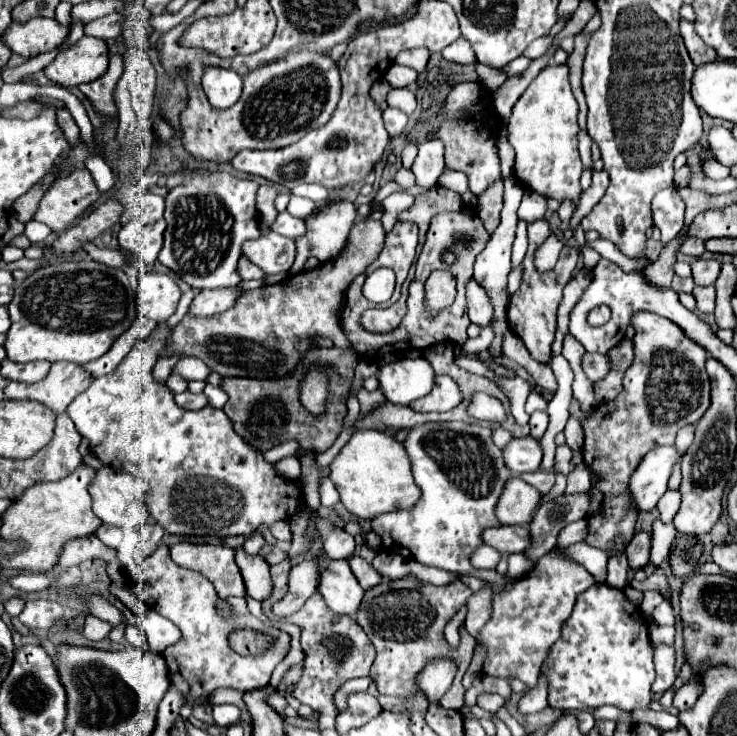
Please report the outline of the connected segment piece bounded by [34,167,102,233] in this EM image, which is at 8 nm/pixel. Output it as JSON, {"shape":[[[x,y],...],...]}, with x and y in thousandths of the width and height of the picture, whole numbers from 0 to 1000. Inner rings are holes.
{"shape":[[[117,227],[100,230],[92,240],[76,246],[76,251],[62,260],[46,298],[62,303],[73,317],[81,317],[98,308],[100,298],[133,273],[136,265],[125,235]]]}

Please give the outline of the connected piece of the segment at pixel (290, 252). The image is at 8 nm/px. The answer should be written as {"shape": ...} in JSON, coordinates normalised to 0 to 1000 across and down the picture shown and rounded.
{"shape":[[[364,317],[350,325],[334,327],[328,333],[328,344],[342,357],[347,357],[361,374],[388,371],[399,357],[402,333],[399,325],[383,322],[377,317]]]}

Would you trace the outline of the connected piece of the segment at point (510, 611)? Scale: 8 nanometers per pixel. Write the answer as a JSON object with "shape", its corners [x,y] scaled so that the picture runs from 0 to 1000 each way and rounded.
{"shape":[[[752,751],[738,754],[727,773],[714,781],[711,787],[706,787],[692,803],[670,808],[670,833],[668,841],[659,846],[659,852],[646,863],[649,871],[654,871],[662,879],[662,895],[659,895],[659,917],[670,917],[670,920],[700,920],[706,925],[711,925],[716,933],[725,933],[733,917],[733,904],[741,895],[741,887],[746,882],[746,876],[760,865],[760,852],[763,846],[773,838],[779,817],[784,811],[784,806],[795,803],[803,795],[803,781],[784,765],[776,765],[771,760],[754,757]]]}

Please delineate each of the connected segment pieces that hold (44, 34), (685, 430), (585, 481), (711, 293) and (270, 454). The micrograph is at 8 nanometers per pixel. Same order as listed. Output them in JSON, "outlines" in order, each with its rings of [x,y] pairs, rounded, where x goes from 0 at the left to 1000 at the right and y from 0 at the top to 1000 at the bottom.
{"outlines":[[[[49,23],[35,31],[16,29],[5,42],[3,56],[11,61],[14,69],[41,80],[46,75],[62,72],[79,64],[92,50],[92,37],[79,34],[76,26]]],[[[931,577],[920,586],[920,594],[917,594],[917,610],[920,610],[920,615],[925,618],[936,605],[939,605],[939,599],[942,599],[942,577]]],[[[784,632],[779,637],[779,643],[771,645],[771,662],[768,670],[779,673],[779,670],[795,670],[801,664],[801,643],[795,643],[795,632]]],[[[943,389],[939,399],[942,401],[947,421],[954,425],[967,425],[970,418],[970,391],[969,389]]],[[[395,598],[388,602],[381,602],[380,605],[373,605],[368,610],[360,613],[357,618],[361,626],[373,630],[387,621],[400,618],[404,611],[404,601],[402,598]]]]}

